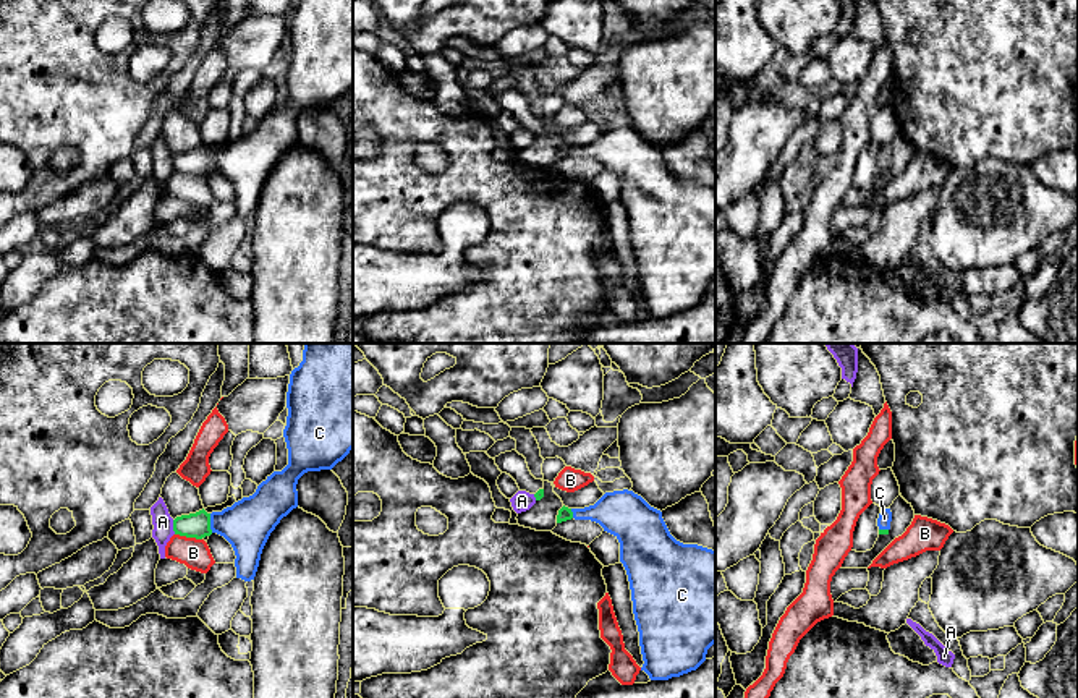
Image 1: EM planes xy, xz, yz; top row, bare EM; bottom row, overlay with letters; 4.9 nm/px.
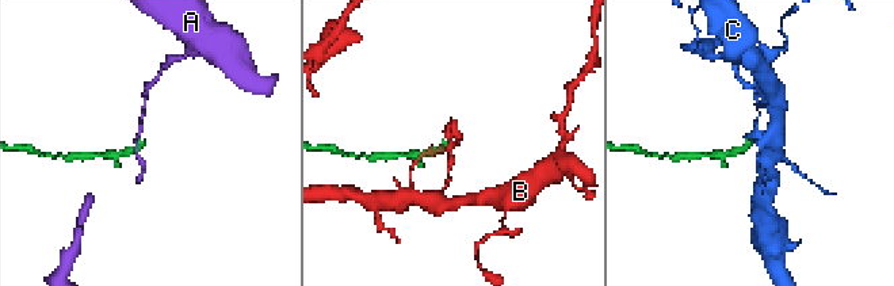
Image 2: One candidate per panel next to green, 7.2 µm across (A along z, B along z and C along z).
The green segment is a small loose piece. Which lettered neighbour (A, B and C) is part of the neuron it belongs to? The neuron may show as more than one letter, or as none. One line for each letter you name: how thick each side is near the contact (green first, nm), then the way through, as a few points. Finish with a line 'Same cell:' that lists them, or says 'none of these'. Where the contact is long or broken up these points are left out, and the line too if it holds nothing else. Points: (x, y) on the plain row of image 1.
C: 130 nm thick on the green side, 240 nm on the other
Same cell: C

